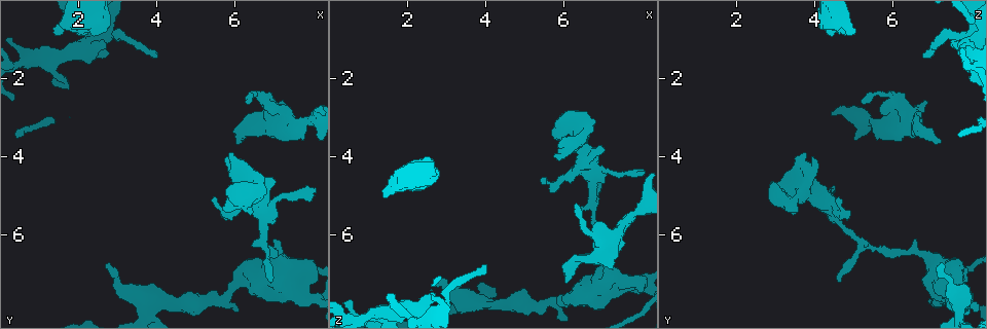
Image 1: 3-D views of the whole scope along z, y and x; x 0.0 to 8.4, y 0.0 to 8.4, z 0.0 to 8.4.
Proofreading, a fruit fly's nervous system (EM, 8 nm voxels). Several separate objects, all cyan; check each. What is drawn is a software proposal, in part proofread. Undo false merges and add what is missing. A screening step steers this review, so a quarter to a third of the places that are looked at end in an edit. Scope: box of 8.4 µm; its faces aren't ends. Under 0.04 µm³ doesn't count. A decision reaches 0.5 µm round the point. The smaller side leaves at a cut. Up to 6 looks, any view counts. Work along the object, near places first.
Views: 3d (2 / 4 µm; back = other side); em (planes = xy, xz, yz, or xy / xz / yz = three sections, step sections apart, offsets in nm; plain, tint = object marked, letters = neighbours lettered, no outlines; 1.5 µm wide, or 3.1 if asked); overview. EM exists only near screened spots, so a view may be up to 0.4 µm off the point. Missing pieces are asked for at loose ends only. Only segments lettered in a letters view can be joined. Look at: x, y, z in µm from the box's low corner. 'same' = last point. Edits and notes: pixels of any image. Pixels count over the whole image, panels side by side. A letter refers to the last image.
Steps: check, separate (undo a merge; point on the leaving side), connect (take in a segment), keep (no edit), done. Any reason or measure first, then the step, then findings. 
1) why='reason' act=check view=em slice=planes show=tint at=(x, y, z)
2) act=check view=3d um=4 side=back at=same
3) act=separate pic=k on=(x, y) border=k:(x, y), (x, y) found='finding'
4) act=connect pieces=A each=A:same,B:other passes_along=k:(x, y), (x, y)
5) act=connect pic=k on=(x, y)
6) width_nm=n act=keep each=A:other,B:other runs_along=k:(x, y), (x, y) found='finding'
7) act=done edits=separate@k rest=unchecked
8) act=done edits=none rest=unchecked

why='an open end' act=check view=3d um=2 at=(6.05, 3.60, 7.25)

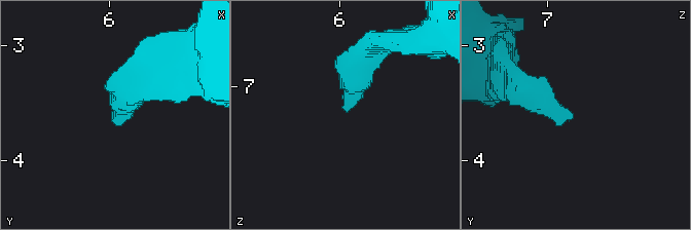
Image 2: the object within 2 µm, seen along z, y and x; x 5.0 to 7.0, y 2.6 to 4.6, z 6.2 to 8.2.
why='now the EM' act=check view=em slice=planes show=letters at=(6.08, 3.64, 7.20)

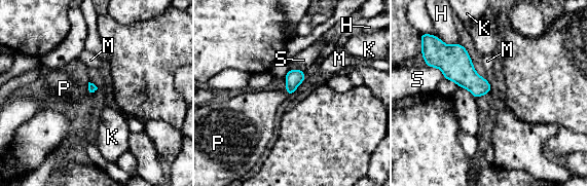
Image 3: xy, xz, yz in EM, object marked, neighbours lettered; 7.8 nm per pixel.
act=connect pieces=P each=H:other,K:other,M:other,P:same,S:other passes_along=3:(92, 87), (88, 87), (64, 88) found='the neuron continues'

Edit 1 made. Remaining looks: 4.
act=check view=overview

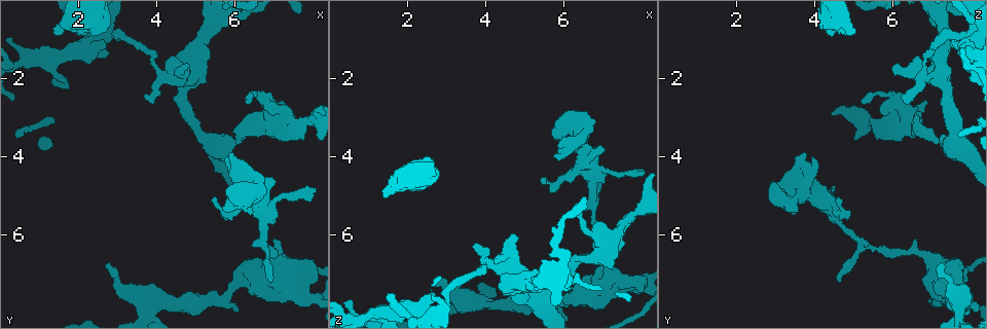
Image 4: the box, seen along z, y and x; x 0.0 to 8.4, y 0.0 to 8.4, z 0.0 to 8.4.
why='branch stops here' act=check view=em slice=yz step=8 show=tint at=(5.90, 3.90, 3.80)

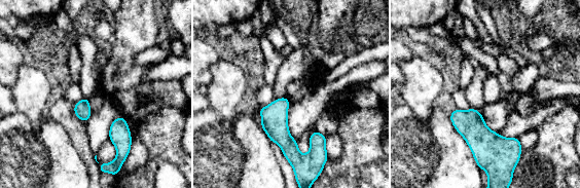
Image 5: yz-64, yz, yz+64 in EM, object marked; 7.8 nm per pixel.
why='cut it another way' act=check view=em slice=planes show=letters at=same

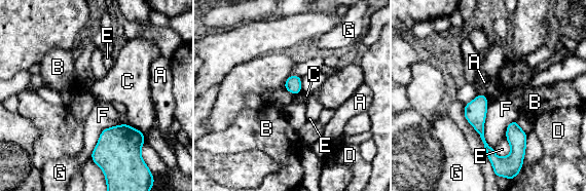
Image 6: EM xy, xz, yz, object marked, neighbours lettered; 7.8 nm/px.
act=keep each=A:other,B:other,C:other,D:other,E:other,F:other,G:other border=6:(127, 123), (144, 132) found='none of them fits'

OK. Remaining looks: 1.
act=done edits=connect@3 rest=unchecked

